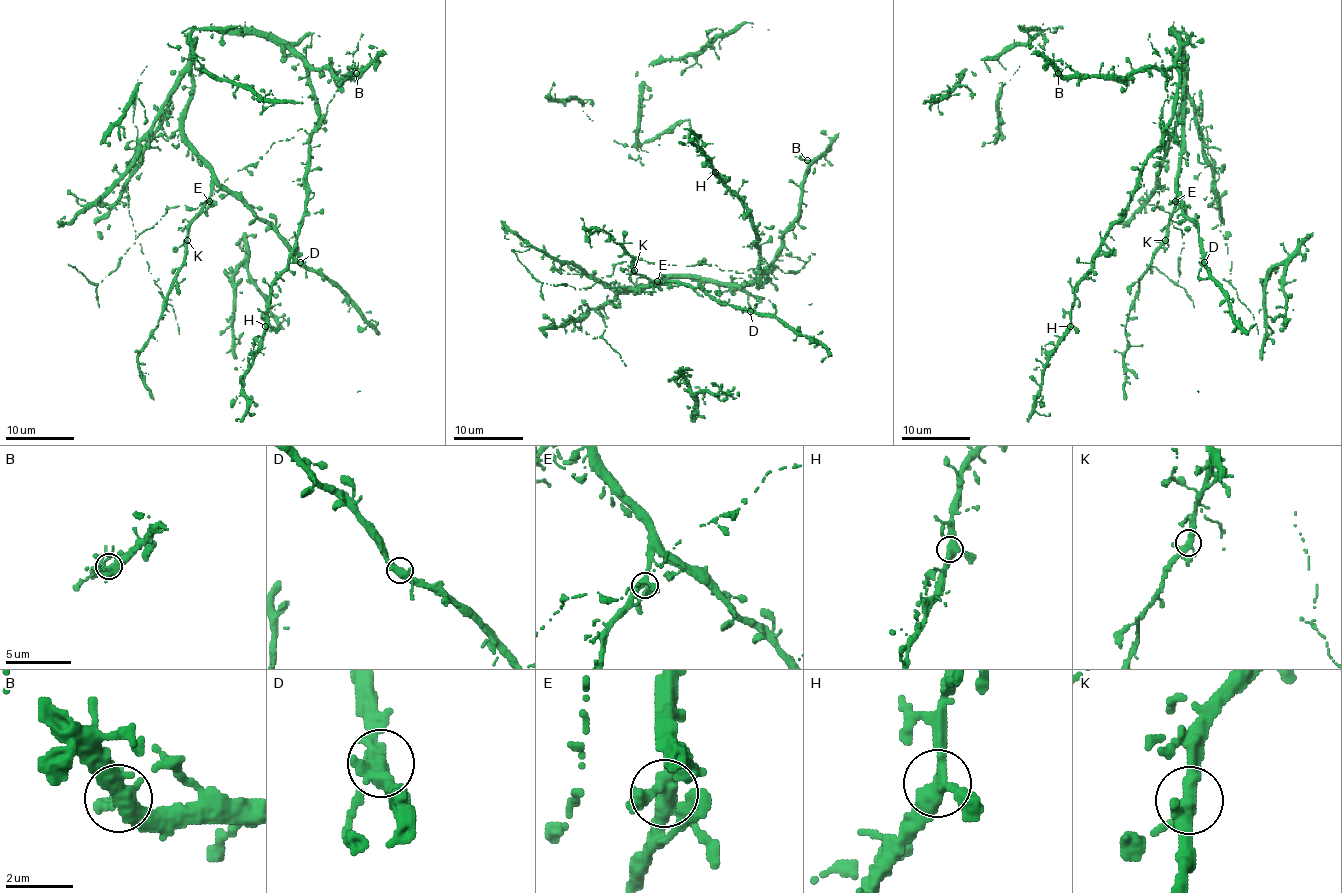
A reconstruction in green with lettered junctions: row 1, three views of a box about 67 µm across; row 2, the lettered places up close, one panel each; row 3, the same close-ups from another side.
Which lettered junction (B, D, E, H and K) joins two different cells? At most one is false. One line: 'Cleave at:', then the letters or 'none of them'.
Cleave at: none of them

